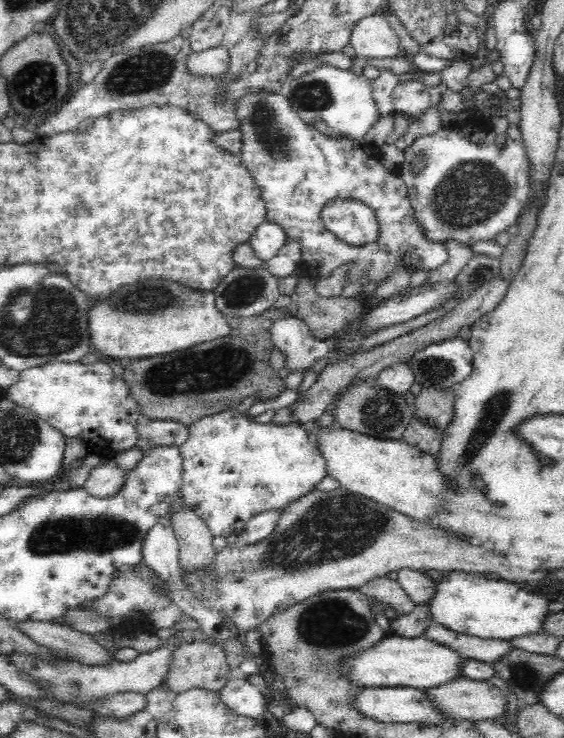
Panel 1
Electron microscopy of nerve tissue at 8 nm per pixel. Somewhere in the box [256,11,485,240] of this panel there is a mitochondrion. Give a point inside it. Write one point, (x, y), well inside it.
(315, 95)

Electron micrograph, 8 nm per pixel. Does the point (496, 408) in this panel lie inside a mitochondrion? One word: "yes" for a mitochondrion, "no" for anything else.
yes

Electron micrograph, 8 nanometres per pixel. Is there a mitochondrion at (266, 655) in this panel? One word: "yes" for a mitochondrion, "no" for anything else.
no

